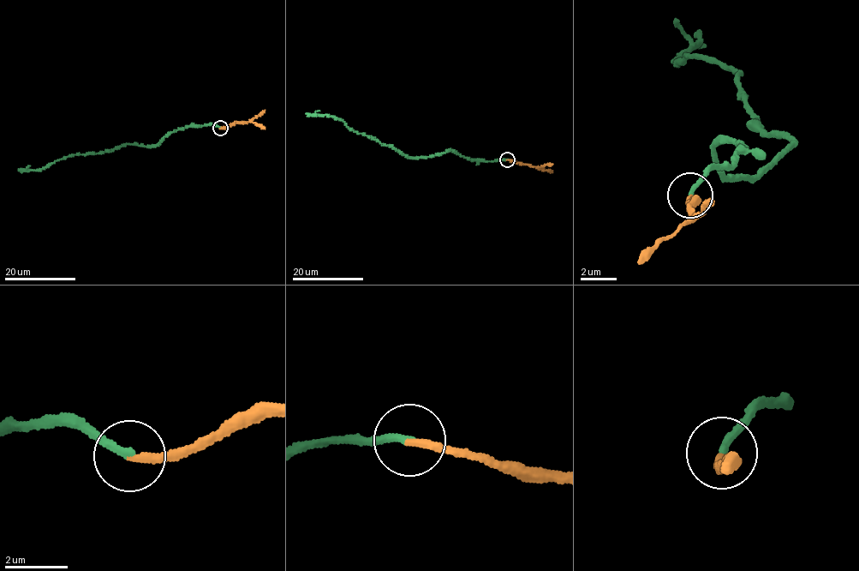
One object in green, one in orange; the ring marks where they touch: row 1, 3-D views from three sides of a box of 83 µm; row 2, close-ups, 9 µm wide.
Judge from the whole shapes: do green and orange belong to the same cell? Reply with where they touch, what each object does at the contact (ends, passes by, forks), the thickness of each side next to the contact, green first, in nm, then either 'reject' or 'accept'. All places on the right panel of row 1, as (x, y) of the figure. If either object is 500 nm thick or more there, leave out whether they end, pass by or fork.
place (689, 195); green ends; orange ends; calibres 240 and 260 nm; accept

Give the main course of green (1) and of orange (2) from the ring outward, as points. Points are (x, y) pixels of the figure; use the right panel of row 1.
1: (691, 196), (732, 136), (721, 174), (758, 176), (793, 136), (755, 124), (742, 69), (677, 65), (696, 29)
2: (691, 196), (685, 204), (694, 206), (688, 221), (712, 197)

